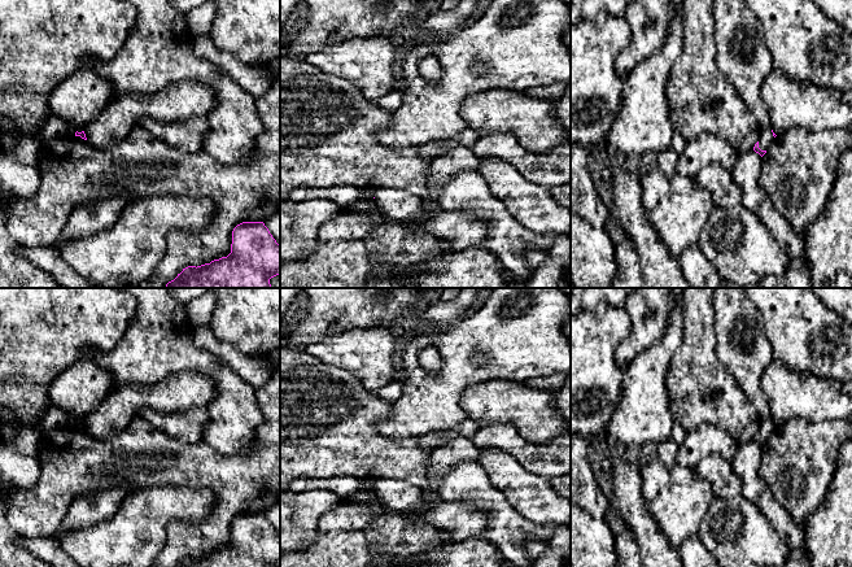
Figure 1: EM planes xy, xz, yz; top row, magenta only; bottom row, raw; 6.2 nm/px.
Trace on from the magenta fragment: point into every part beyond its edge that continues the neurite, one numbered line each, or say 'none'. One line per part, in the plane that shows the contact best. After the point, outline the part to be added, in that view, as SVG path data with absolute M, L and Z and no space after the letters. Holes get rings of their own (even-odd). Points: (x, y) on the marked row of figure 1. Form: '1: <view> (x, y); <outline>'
none

